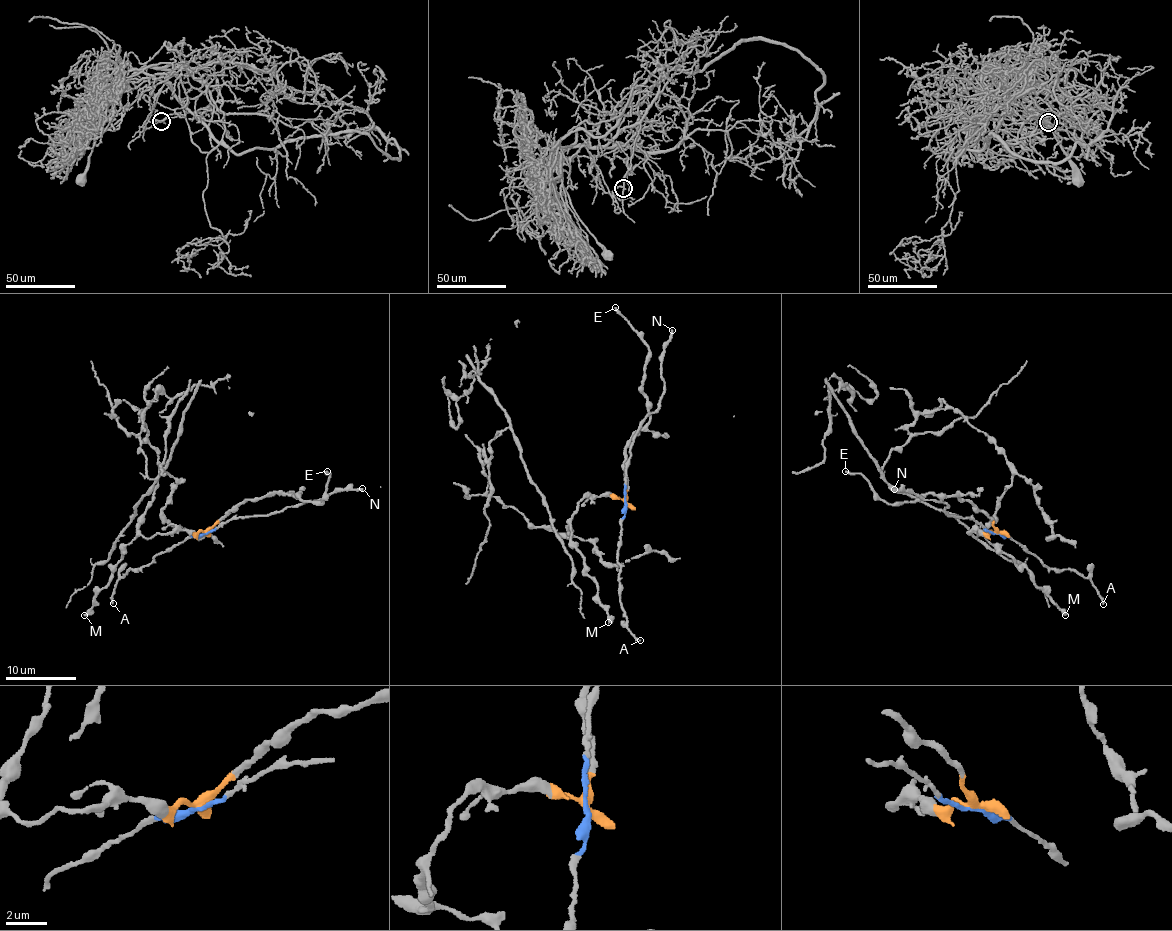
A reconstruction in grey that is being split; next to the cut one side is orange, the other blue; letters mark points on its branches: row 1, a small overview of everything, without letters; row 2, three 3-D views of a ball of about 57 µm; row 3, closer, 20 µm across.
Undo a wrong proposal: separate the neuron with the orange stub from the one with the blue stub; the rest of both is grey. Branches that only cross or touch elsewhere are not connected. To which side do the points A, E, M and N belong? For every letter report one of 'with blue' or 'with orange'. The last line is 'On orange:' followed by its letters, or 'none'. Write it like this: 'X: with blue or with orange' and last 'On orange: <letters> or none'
A: with blue
E: with orange
M: with orange
N: with blue
On orange: E, M

